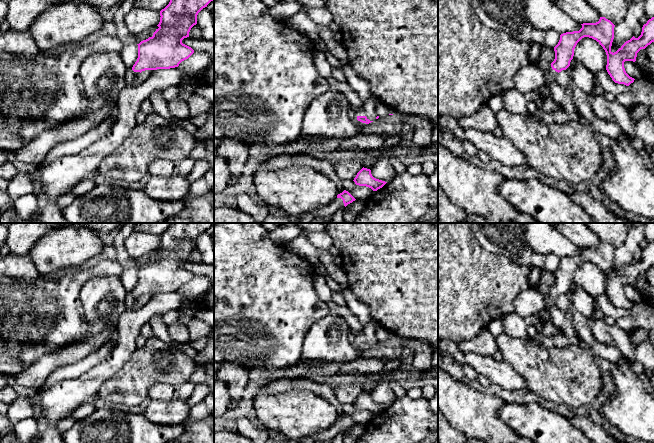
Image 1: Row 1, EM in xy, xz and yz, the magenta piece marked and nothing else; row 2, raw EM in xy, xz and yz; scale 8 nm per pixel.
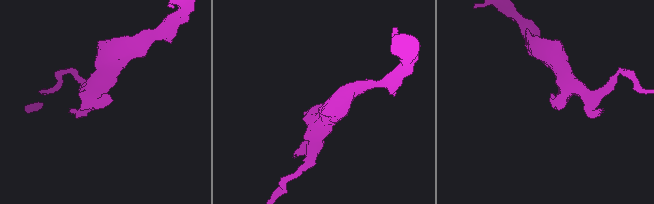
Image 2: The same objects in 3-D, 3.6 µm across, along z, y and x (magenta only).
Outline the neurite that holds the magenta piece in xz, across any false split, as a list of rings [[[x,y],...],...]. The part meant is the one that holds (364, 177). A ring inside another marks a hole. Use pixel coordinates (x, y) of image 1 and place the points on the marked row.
[[[364,167],[357,173],[353,181],[356,185],[369,187],[373,191],[377,191],[387,183],[374,178],[371,174],[371,170]]]

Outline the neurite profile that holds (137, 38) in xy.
[[[158,26],[151,27],[148,30],[145,30],[138,34],[131,34],[131,38],[136,44],[139,44],[141,41],[148,39],[153,36],[153,33],[158,29]]]

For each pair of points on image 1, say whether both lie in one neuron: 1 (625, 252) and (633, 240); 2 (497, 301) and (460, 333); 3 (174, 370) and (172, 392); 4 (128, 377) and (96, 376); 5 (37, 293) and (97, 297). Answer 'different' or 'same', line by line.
1: same
2: same
3: different
4: different
5: different

